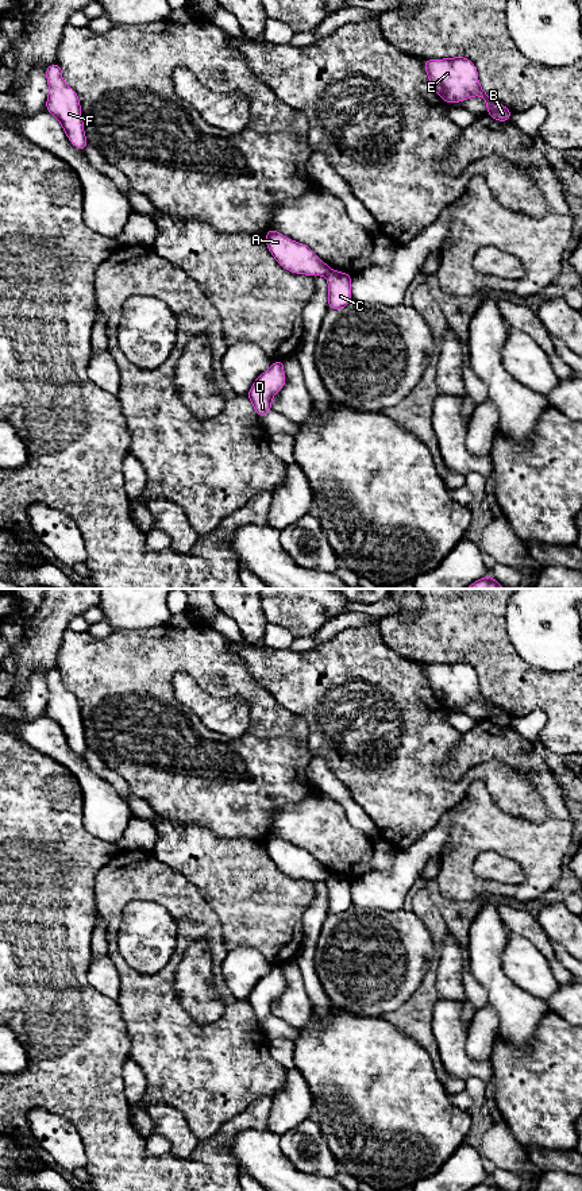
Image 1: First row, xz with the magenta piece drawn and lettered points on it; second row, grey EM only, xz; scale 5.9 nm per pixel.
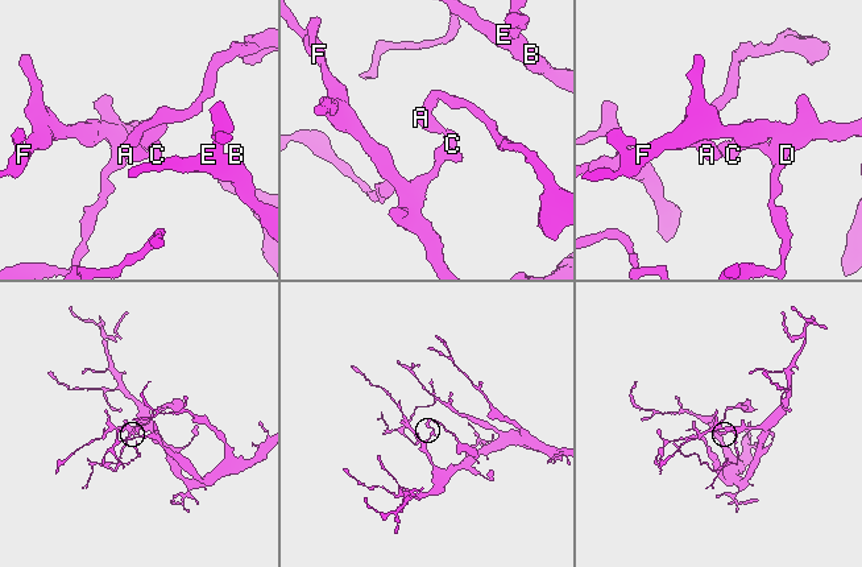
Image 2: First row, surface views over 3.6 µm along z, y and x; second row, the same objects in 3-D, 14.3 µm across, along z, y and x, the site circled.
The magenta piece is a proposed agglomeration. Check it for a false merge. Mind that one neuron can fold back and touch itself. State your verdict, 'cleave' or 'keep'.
cleave

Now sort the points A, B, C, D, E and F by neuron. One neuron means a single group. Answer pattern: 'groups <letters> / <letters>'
groups A / B C D E F

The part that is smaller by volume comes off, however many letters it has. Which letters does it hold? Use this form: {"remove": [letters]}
{"remove": ["A"]}

